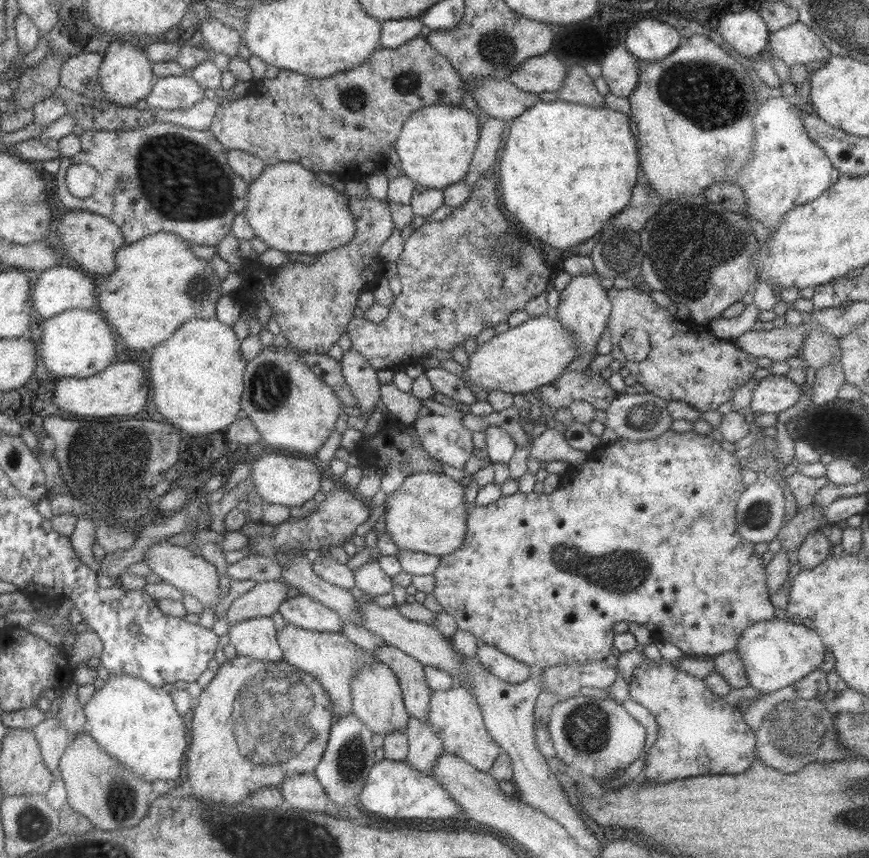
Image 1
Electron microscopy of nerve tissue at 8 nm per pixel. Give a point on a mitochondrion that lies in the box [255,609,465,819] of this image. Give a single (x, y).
(352, 759)

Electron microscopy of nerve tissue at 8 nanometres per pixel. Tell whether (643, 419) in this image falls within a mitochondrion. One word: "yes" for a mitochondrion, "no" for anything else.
yes

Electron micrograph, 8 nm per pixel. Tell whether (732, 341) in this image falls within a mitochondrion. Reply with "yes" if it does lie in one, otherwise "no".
no

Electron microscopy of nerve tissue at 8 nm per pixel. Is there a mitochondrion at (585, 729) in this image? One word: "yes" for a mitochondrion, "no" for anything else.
yes

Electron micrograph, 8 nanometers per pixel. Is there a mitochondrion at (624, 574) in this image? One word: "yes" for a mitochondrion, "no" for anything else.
yes

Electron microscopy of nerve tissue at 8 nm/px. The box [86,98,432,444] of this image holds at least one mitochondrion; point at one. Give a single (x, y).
(181, 178)

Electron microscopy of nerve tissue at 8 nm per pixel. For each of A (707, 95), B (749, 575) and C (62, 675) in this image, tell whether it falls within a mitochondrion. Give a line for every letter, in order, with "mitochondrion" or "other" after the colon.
A: mitochondrion
B: other
C: other

